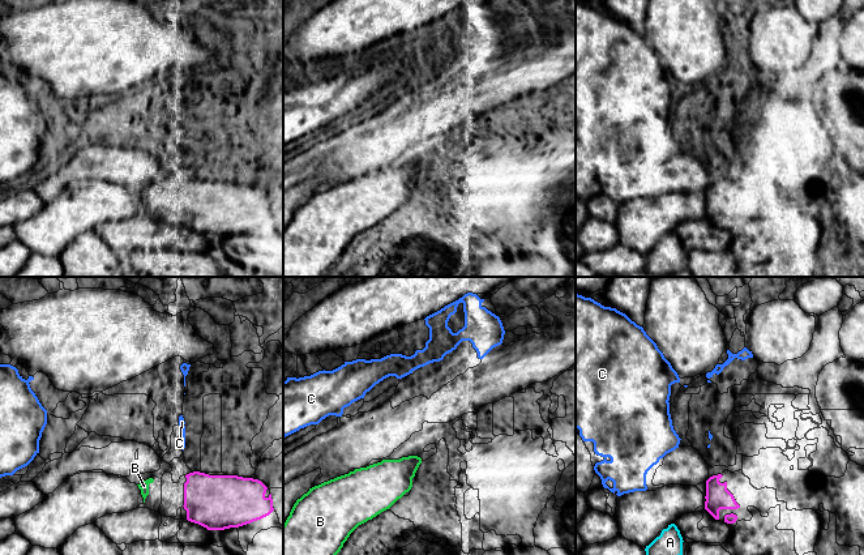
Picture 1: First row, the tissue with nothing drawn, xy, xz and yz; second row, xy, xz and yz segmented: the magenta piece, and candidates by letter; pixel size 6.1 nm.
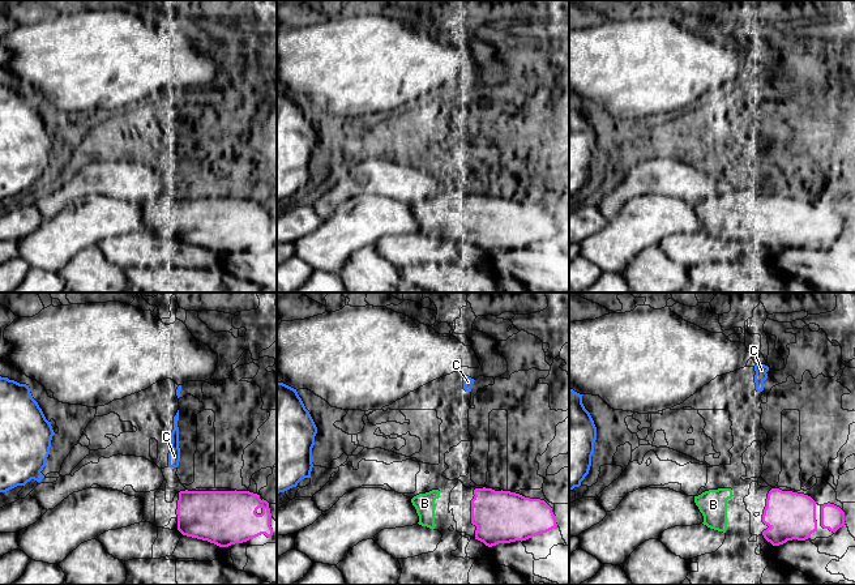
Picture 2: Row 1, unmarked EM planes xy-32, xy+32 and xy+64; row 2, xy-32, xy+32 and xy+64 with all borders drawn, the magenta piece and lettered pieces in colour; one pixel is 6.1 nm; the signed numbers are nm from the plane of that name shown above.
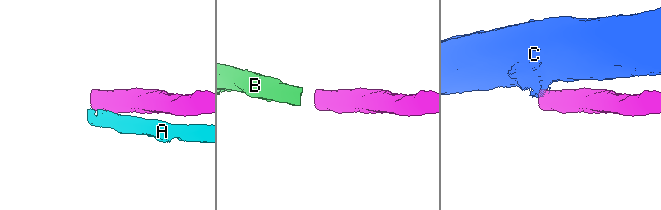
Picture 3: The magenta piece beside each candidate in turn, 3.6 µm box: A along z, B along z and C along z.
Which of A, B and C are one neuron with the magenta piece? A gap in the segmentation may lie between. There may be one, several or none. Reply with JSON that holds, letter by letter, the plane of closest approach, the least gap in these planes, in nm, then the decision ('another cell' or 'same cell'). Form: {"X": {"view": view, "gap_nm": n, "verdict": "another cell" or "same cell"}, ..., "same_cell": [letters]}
{"A": {"view": "yz", "gap_nm": 200, "verdict": "another cell"}, "B": {"view": "xy", "gap_nm": 190, "verdict": "same cell"}, "C": {"view": "xy", "gap_nm": 150, "verdict": "another cell"}, "same_cell": ["B"]}

